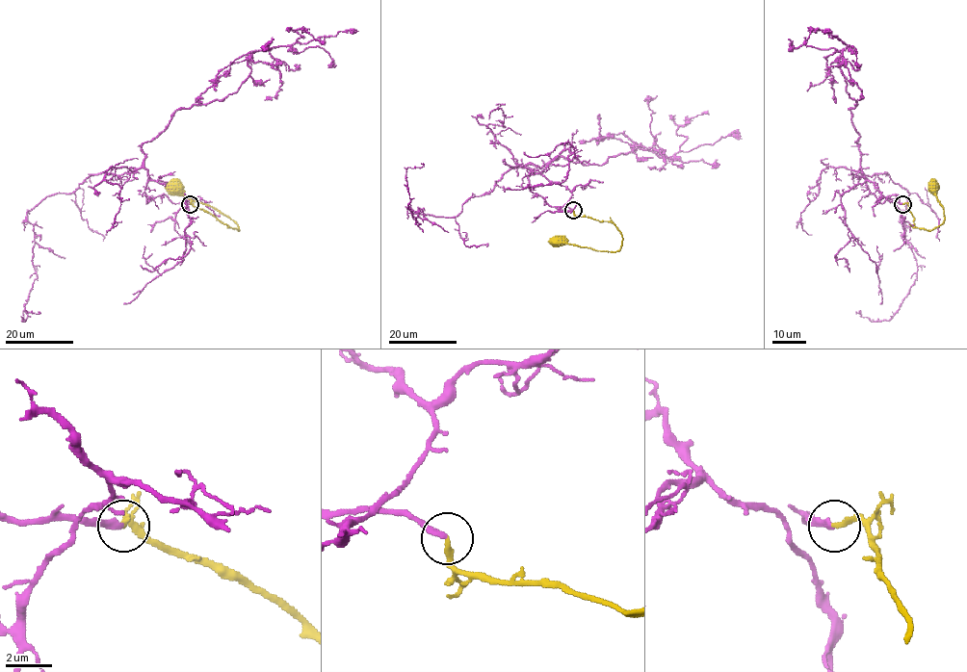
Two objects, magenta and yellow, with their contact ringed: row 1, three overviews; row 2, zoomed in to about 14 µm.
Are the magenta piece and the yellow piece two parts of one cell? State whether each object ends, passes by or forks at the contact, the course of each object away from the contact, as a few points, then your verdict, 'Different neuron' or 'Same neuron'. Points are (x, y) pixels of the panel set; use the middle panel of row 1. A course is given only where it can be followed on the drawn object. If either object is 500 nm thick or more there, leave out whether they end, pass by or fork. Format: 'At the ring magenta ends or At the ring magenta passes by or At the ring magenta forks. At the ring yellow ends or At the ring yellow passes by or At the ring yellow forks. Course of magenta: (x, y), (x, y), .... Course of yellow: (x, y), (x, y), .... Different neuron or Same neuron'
At the ring magenta ends. At the ring yellow ends. Course of magenta: (573, 210), (550, 207), (521, 167), (456, 216), (411, 208), (415, 223), (405, 168), (421, 163). Course of yellow: (573, 210), (576, 216), (613, 223), (622, 236), (620, 248), (616, 251), (596, 250), (559, 240). Same neuron

